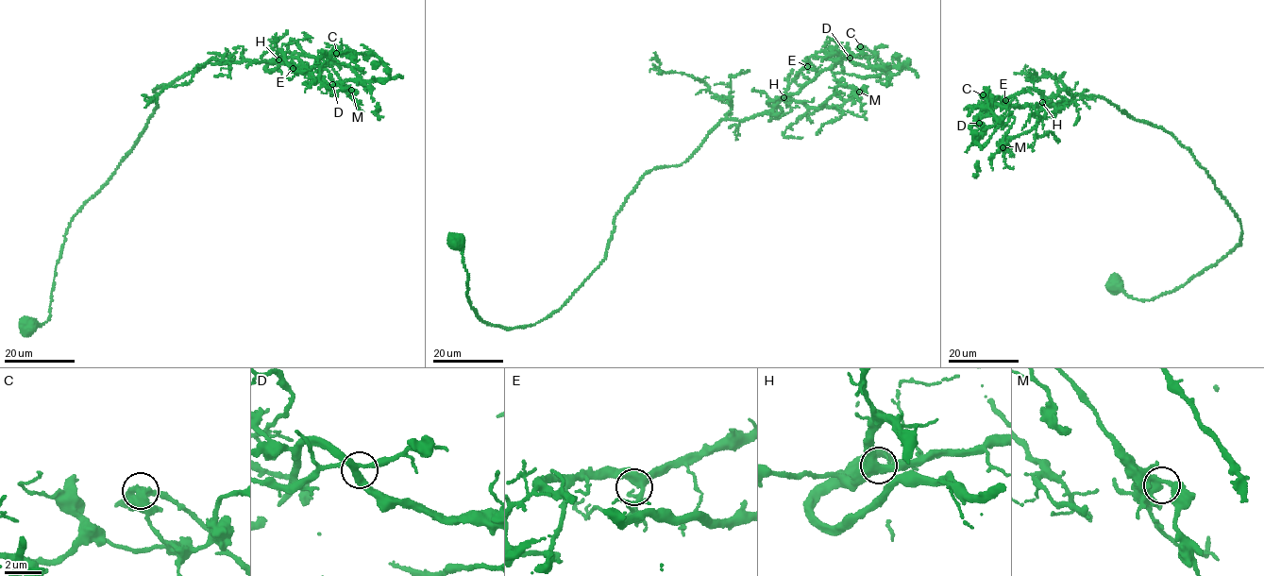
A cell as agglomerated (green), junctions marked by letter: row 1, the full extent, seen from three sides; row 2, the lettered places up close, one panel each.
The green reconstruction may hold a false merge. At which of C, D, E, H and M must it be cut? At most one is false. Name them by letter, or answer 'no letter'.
C

